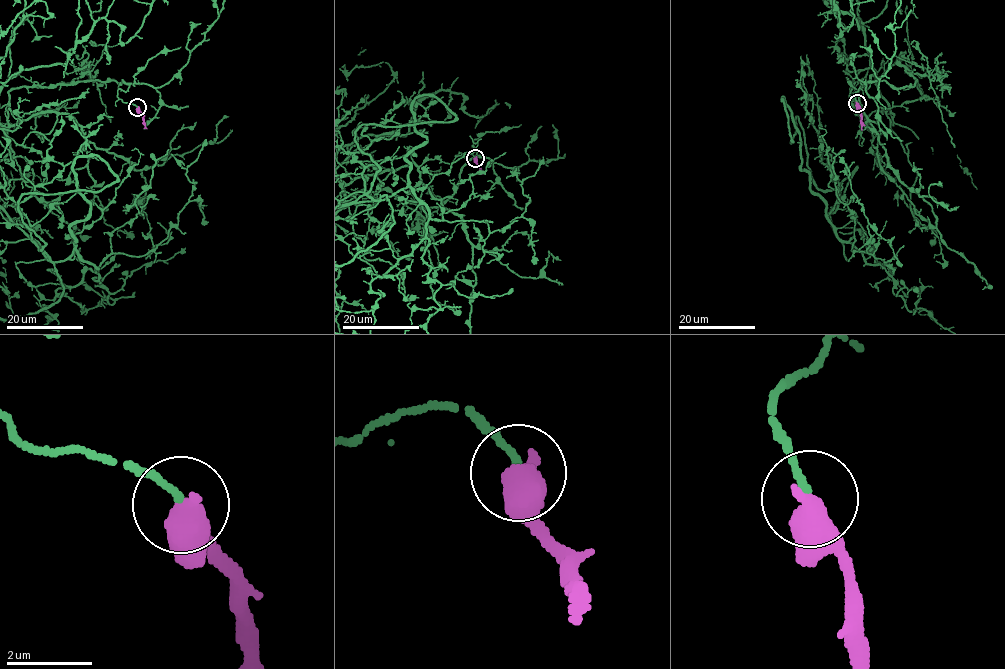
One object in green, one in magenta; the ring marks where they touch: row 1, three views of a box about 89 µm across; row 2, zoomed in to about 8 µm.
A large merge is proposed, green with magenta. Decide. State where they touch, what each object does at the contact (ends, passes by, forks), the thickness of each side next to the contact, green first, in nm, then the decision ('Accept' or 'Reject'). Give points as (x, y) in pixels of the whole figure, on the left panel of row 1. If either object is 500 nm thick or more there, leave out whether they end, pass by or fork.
Place: (137, 107). Thickness 160 nm (green) against 600 nm. Accept

